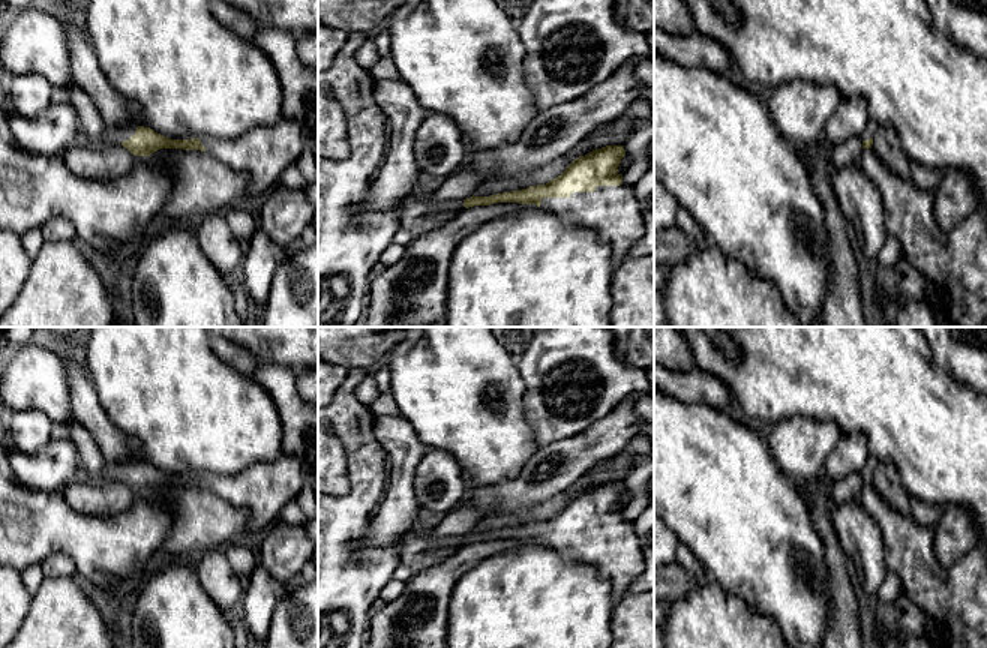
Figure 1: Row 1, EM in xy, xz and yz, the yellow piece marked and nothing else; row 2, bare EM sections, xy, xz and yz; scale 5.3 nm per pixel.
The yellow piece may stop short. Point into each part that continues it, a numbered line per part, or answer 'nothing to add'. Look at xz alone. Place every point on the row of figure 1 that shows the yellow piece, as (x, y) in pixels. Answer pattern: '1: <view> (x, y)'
1: xz (614, 212)

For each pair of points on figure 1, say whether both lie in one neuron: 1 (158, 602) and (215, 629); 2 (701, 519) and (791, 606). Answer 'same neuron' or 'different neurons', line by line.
1: same neuron
2: same neuron

